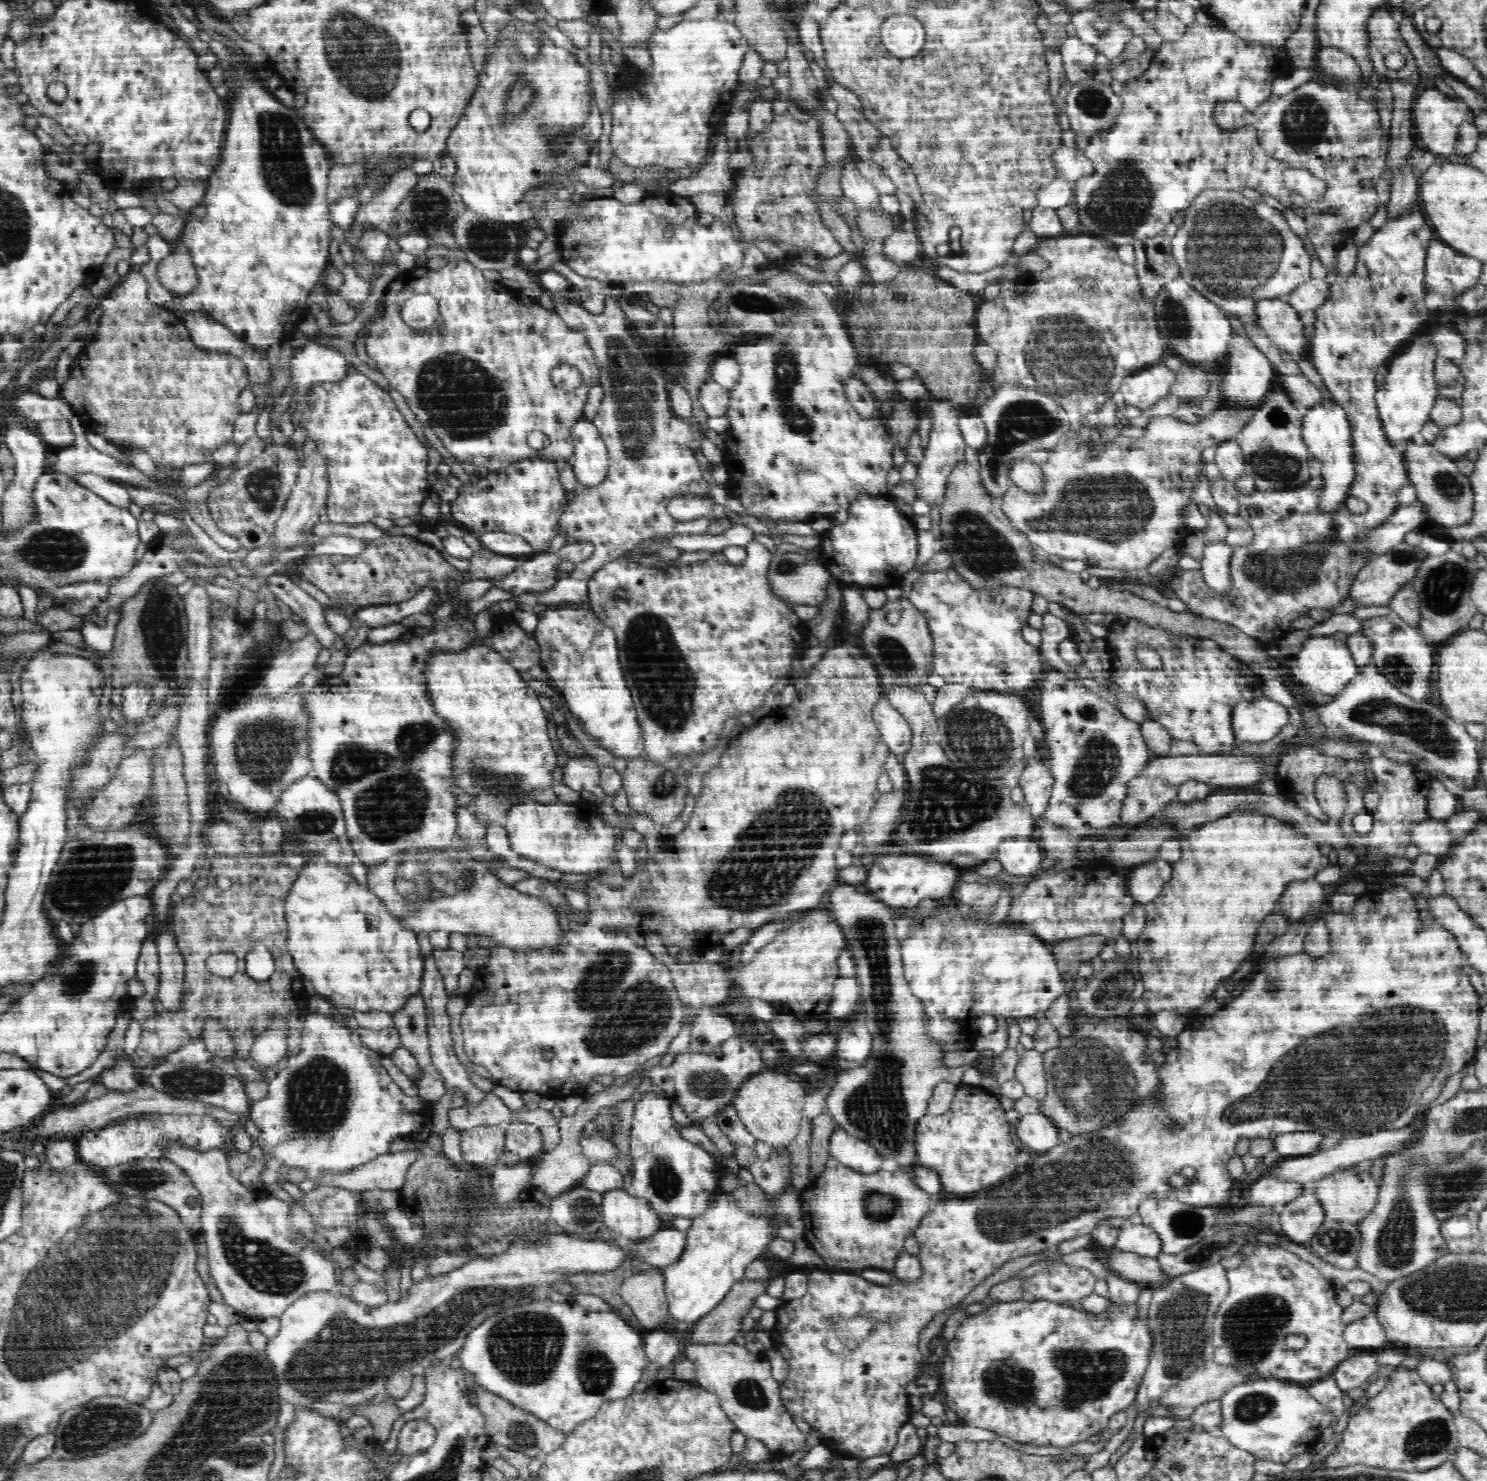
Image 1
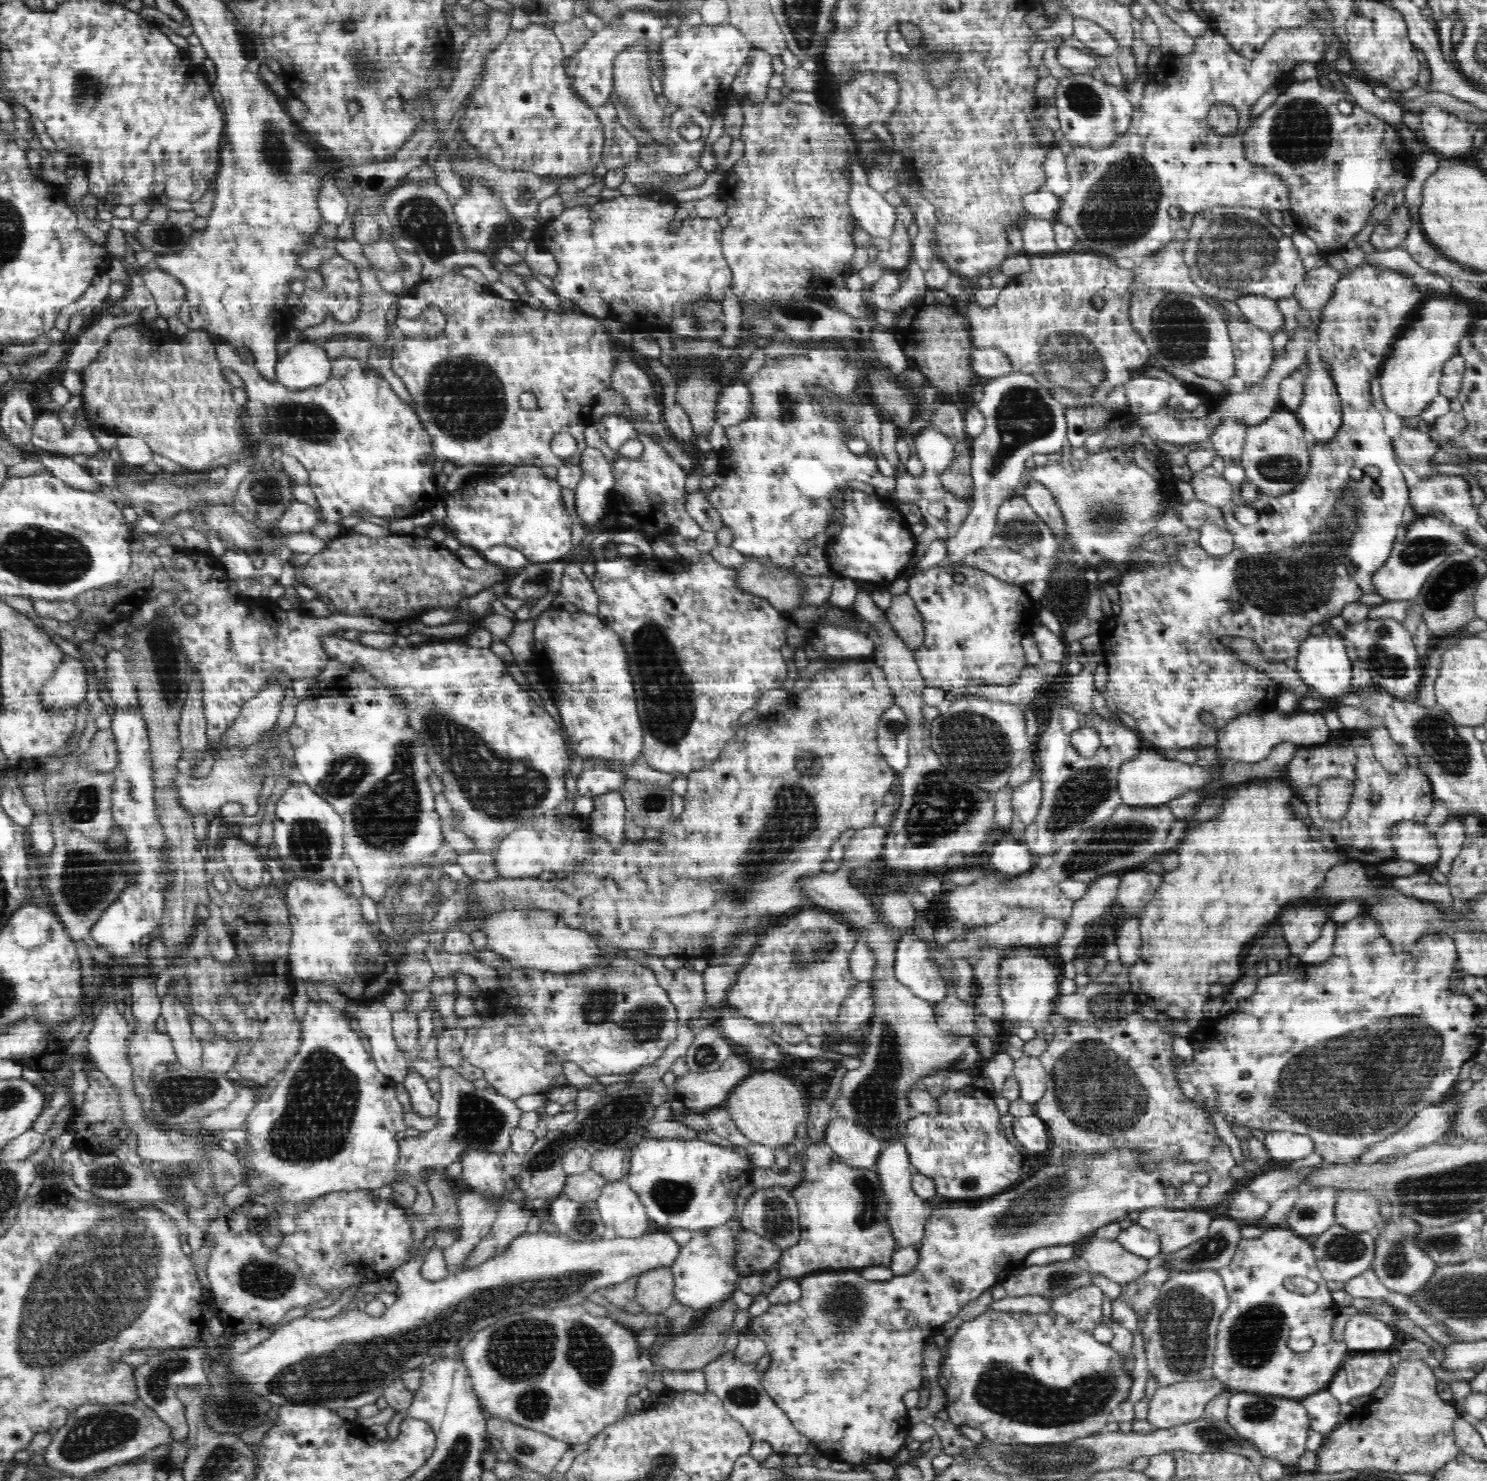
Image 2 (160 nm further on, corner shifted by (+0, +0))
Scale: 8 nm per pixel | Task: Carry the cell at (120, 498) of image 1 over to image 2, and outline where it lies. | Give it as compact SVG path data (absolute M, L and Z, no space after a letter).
M36 452L36 454L38 454L36 458L44 464L46 470L63 480L70 487L93 493L102 487L97 480L89 475L89 472L83 469L83 465L79 465L71 456L56 456L56 453L46 454L46 452Z

